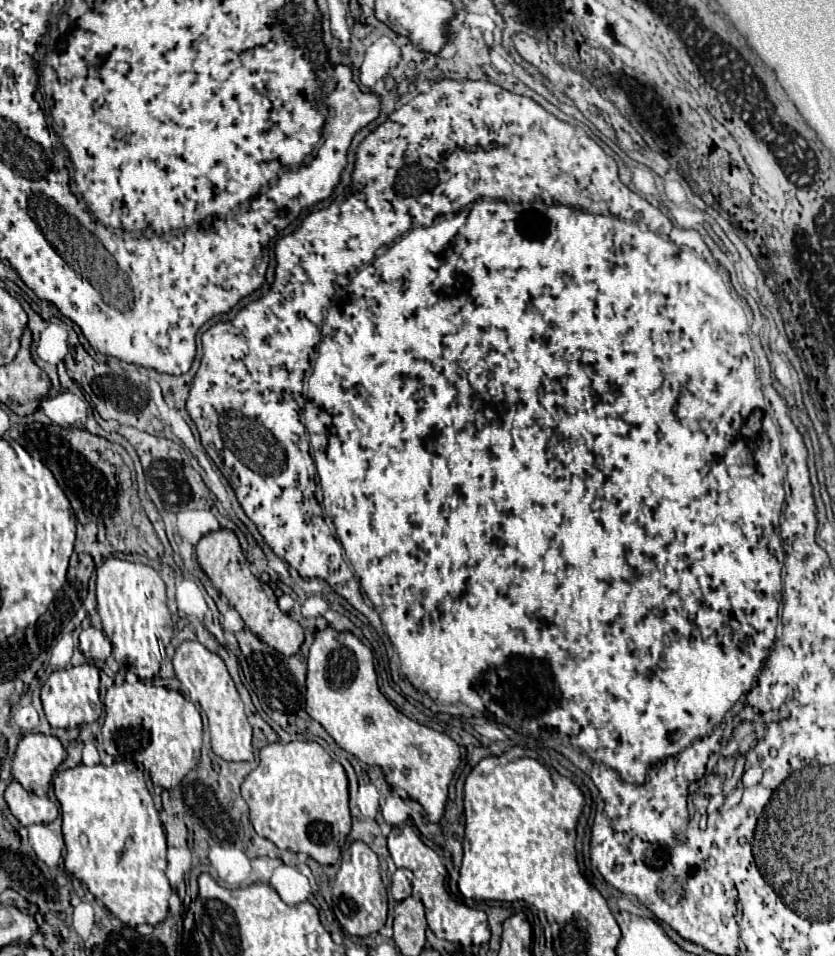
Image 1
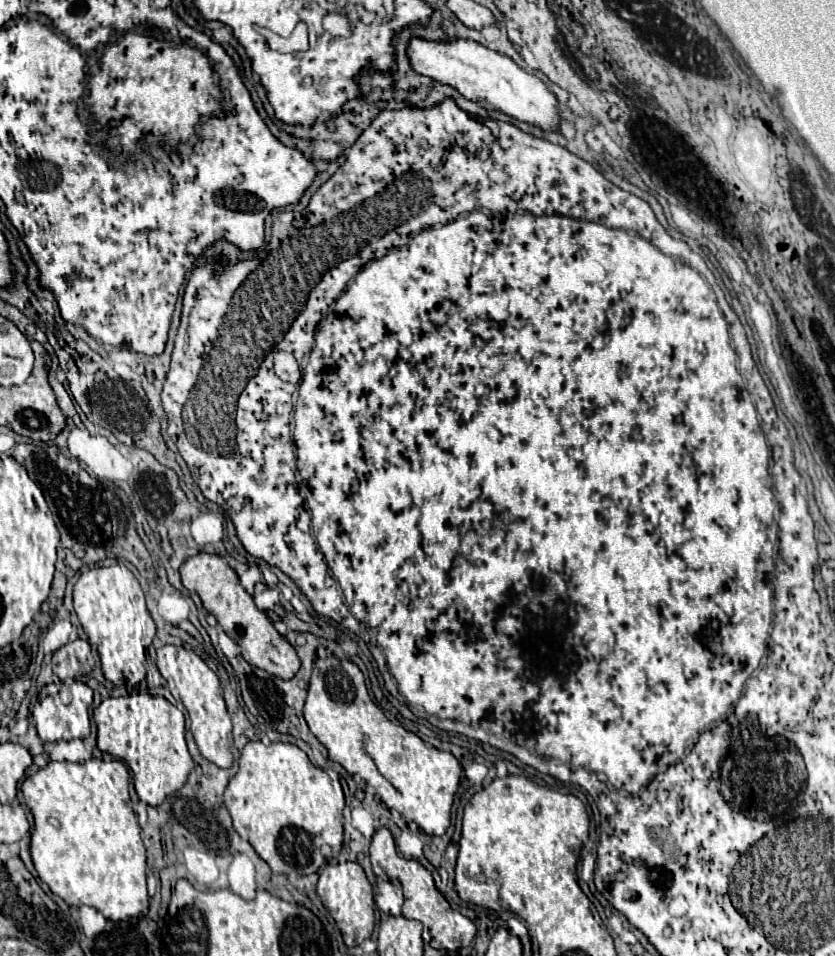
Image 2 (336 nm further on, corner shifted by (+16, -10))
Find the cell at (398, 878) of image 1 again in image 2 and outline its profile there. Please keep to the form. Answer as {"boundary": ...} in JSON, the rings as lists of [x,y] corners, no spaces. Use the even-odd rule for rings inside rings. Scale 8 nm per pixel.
{"boundary":[[[377,881],[374,900],[382,913],[400,915],[404,897],[402,897],[402,889],[400,889],[398,883],[392,883],[392,881]]]}

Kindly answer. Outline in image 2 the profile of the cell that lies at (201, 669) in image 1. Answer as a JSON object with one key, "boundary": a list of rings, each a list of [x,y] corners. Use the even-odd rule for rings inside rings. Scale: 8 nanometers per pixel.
{"boundary":[[[174,645],[160,647],[156,663],[164,677],[170,677],[170,673],[180,675],[174,685],[190,715],[190,729],[192,729],[192,735],[196,739],[196,745],[202,757],[206,757],[220,769],[228,769],[234,761],[234,755],[232,755],[234,741],[232,741],[232,723],[230,723],[230,715],[224,705],[222,685],[220,685],[218,675],[194,651],[186,651],[184,647],[174,647]]]}

